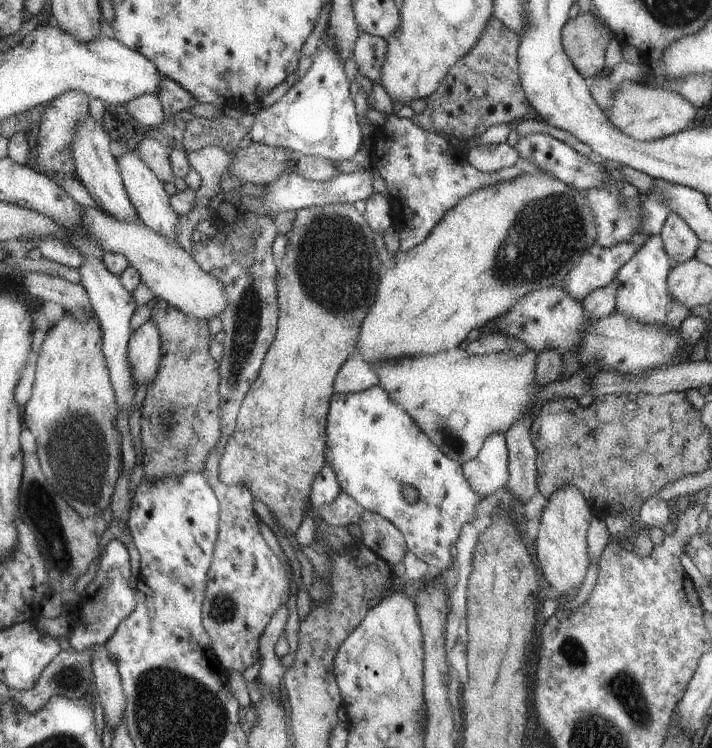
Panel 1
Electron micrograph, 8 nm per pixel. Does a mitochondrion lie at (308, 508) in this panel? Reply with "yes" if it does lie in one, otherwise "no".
no

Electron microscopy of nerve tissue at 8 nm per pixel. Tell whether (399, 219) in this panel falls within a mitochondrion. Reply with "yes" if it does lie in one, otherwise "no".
no

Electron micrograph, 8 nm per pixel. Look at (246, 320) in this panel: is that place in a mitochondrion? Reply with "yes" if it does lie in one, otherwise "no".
yes

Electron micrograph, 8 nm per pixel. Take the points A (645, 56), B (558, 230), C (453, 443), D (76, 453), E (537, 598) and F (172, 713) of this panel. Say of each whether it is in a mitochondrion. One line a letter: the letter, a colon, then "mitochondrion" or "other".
A: other
B: mitochondrion
C: mitochondrion
D: mitochondrion
E: other
F: mitochondrion

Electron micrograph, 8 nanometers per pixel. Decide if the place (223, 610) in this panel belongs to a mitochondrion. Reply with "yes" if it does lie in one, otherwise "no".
yes

